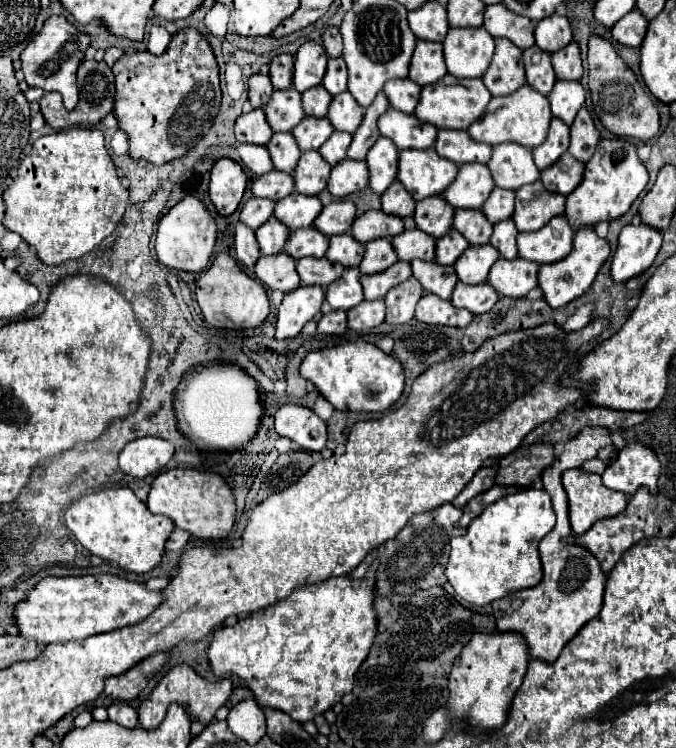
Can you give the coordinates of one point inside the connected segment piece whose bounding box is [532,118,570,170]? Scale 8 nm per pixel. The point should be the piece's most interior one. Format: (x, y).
(556, 143)

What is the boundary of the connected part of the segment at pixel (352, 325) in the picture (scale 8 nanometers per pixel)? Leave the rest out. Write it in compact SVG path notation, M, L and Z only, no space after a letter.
M364 300L362 304L348 310L348 328L364 332L384 322L384 300Z

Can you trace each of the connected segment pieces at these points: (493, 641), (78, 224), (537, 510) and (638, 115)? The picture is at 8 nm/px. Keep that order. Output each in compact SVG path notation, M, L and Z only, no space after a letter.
M518 632L474 634L454 660L450 672L448 710L452 718L466 720L476 732L490 732L506 722L506 714L528 668L528 644Z
M68 128L38 138L32 146L32 152L26 154L24 160L20 162L16 170L16 178L4 190L4 204L6 204L4 226L20 234L24 242L34 246L38 258L44 264L56 266L92 252L106 236L110 236L126 212L128 196L130 192L128 188L122 186L116 166L104 146L102 130Z
M540 488L508 494L472 520L464 536L452 538L446 578L456 594L476 606L486 606L510 592L532 588L542 580L538 542L554 528L556 516L550 496Z
M590 36L588 70L590 70L588 88L592 92L594 112L604 128L608 128L616 136L638 138L638 140L650 140L658 134L660 118L656 106L642 88L642 84L638 82L638 78L634 76L634 72L618 56L612 42L608 42L602 36Z

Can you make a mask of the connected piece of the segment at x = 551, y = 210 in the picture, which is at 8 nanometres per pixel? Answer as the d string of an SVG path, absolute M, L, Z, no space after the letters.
M540 180L536 184L528 184L518 188L516 192L516 210L512 220L518 232L540 230L550 218L564 212L566 198L556 192L546 192Z

